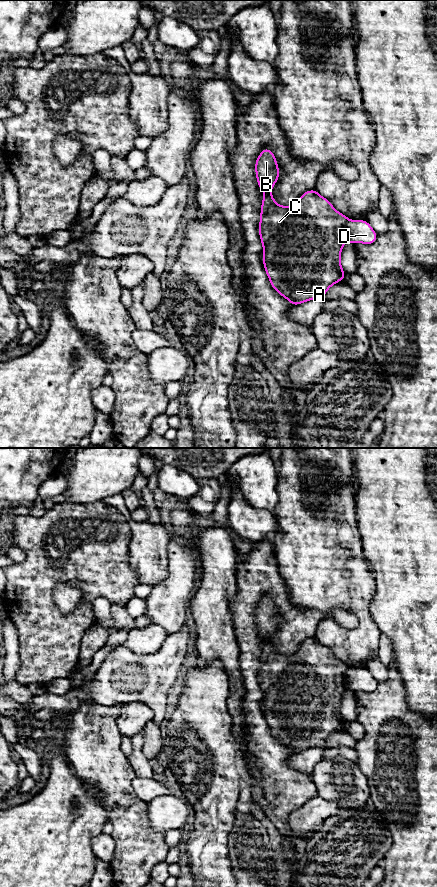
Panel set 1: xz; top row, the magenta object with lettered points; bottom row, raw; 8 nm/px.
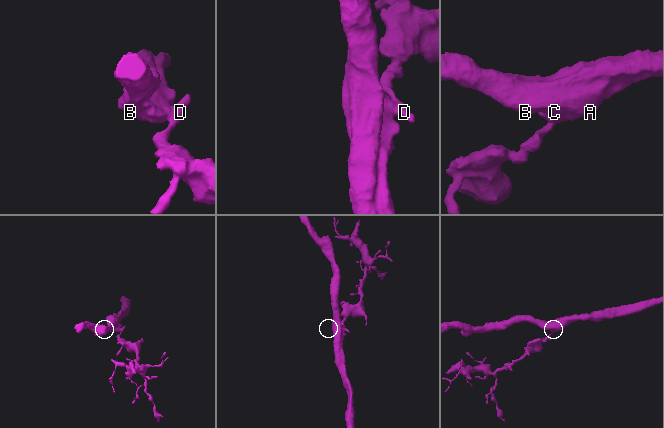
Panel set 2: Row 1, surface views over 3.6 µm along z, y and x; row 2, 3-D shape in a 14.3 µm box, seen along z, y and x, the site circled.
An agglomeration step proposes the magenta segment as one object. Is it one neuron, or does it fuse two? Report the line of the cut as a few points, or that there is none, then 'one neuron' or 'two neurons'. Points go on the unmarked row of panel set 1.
cut xz (349, 668), (346, 673), (346, 688); two neurons

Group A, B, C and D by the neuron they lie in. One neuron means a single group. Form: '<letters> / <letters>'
A B C / D

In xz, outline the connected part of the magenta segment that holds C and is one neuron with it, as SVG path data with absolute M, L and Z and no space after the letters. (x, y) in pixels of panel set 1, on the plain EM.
M267 595L261 599L256 607L255 622L258 635L264 639L258 680L263 693L263 713L272 736L293 754L313 747L324 746L331 734L346 725L341 714L341 699L347 690L346 673L349 669L348 665L338 660L332 651L322 645L315 637L303 641L297 651L292 654L277 652L271 642L271 637L280 624L280 618L274 601Z

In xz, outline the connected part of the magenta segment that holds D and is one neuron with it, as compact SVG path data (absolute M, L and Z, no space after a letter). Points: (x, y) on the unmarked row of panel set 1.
M349 668L346 673L347 689L354 693L364 691L371 693L377 688L377 681L367 668Z

